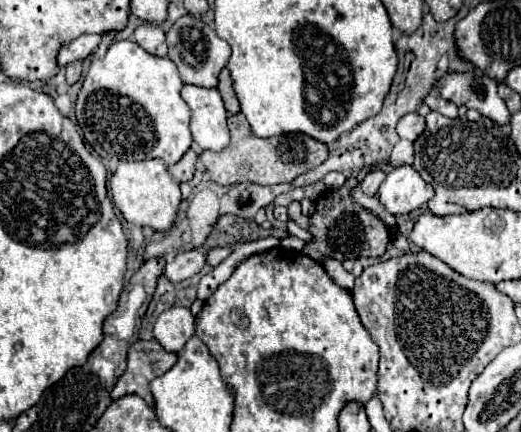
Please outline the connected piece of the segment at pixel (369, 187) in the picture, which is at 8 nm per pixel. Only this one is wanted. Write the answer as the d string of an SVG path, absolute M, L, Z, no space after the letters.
M373 169L373 171L369 171L367 175L365 175L365 179L359 183L359 187L361 187L361 191L365 193L365 195L375 195L377 193L377 189L379 189L379 185L385 181L385 177L387 177L387 173L383 171L383 169Z

